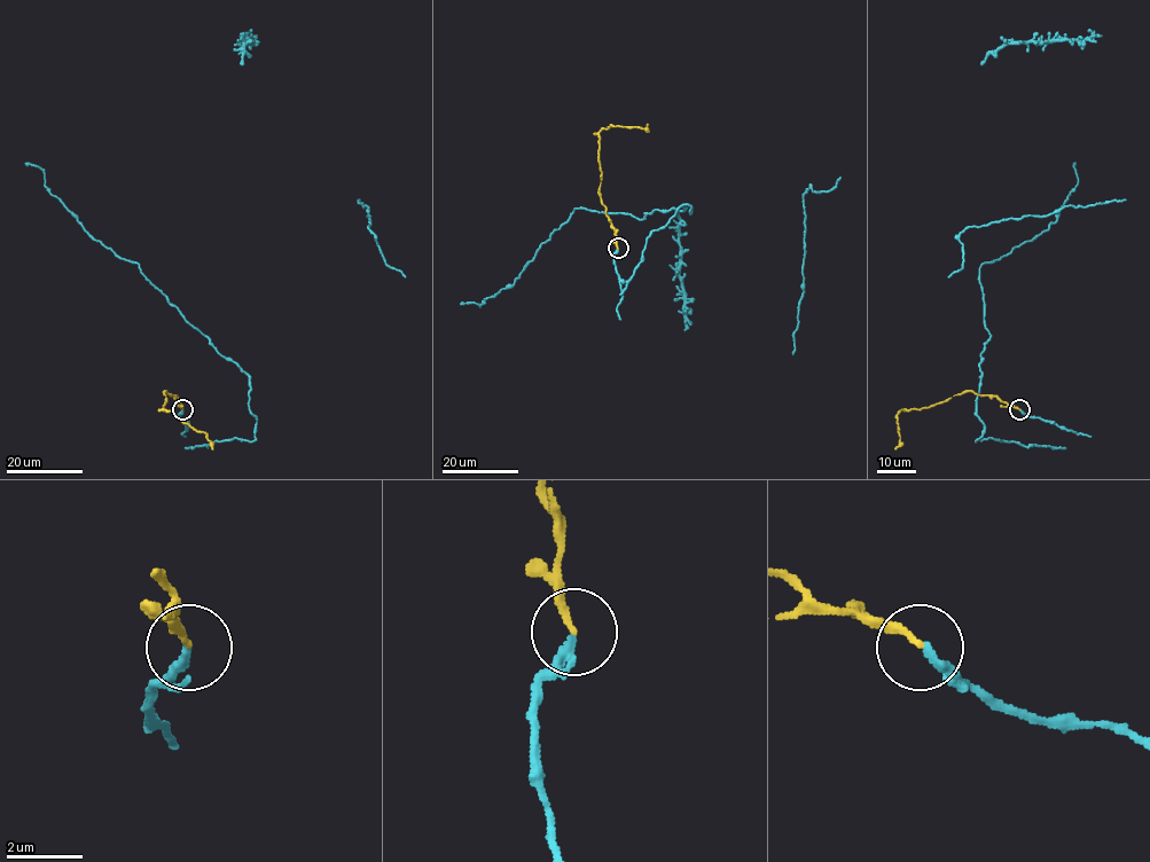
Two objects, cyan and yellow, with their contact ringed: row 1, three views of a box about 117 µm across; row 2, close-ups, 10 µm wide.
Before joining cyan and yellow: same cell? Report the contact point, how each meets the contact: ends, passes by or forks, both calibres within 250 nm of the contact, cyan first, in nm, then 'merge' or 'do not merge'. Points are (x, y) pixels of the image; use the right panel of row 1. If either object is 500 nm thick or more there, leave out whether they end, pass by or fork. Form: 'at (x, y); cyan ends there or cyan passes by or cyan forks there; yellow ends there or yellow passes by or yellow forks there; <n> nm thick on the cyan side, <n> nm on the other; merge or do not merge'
at (1019, 409); cyan ends there; yellow ends there; 240 nm thick on the cyan side, 180 nm on the other; merge

